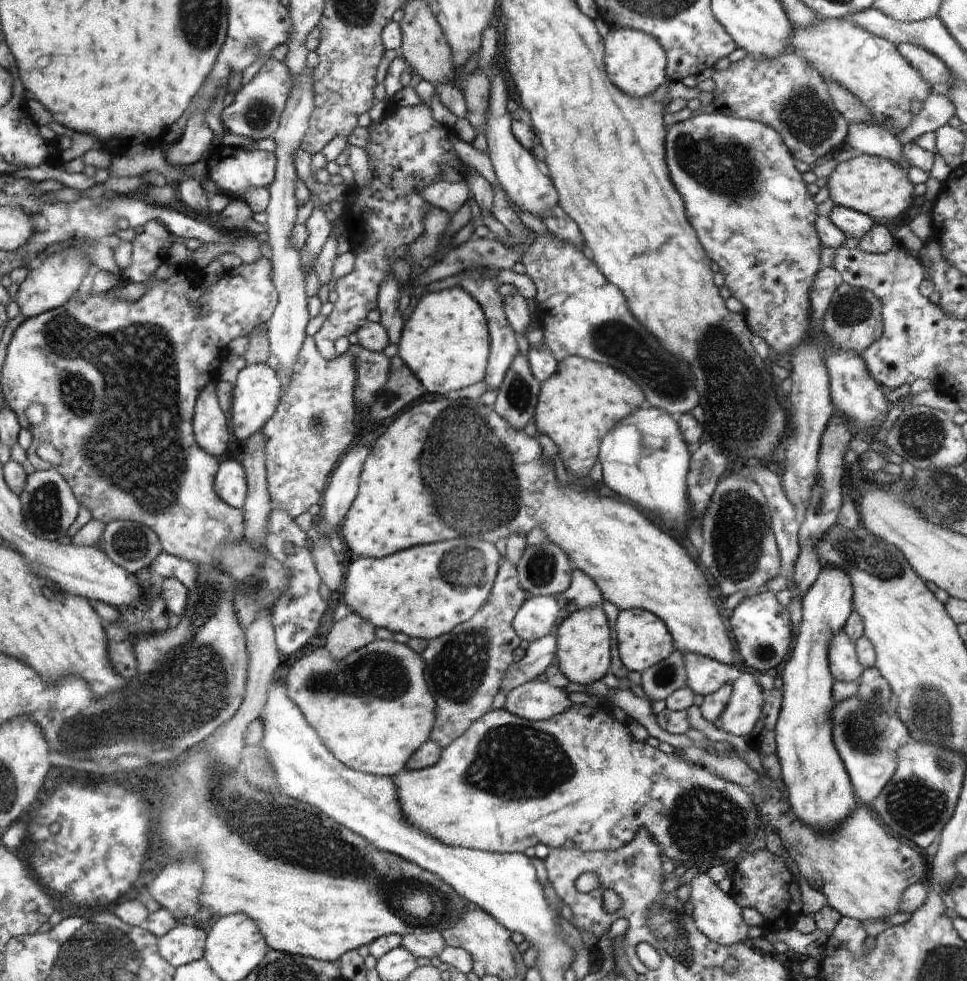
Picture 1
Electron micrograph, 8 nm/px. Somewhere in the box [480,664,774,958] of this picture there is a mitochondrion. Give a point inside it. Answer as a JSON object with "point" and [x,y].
{"point":[703,820]}

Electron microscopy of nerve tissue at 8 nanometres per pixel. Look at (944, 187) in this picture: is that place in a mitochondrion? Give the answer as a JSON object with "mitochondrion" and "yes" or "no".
{"mitochondrion":"no"}

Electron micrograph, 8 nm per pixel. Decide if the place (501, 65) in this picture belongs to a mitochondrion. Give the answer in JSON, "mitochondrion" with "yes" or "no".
{"mitochondrion":"no"}

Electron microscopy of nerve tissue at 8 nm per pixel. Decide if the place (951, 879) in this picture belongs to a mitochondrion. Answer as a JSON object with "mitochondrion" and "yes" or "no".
{"mitochondrion":"no"}

